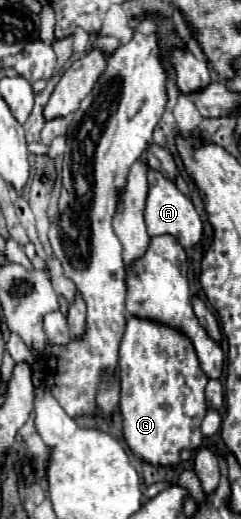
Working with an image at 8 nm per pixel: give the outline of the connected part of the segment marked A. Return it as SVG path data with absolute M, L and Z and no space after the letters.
M148 170L148 200L146 200L146 210L144 210L144 220L150 236L160 236L160 234L172 234L176 240L184 246L190 248L200 242L202 238L202 220L198 212L194 210L194 204L188 196L184 196L176 184L162 176L158 170Z

